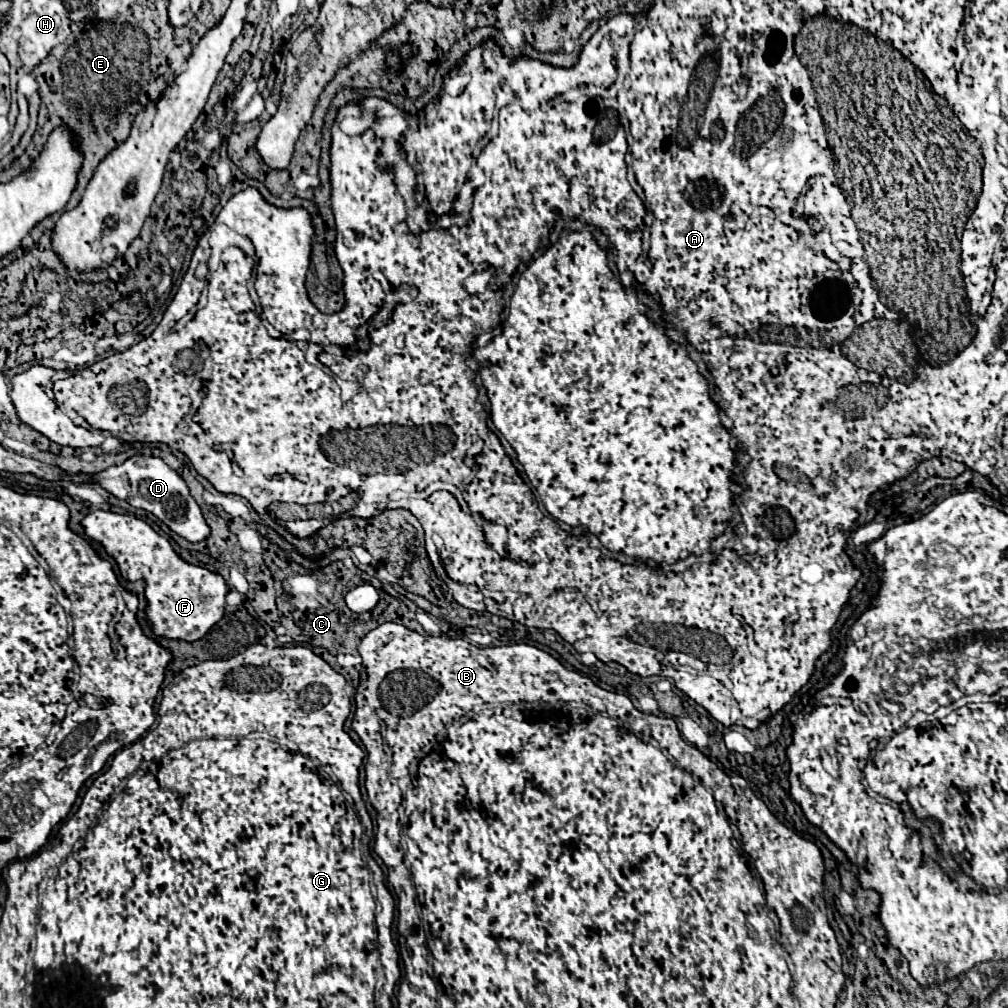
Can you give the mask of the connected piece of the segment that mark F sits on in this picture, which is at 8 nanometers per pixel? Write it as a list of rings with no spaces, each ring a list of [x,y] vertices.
[[[93,510],[81,520],[81,526],[93,542],[101,544],[103,550],[115,558],[125,580],[145,582],[145,618],[155,636],[195,642],[223,618],[225,596],[229,592],[223,576],[181,560],[173,552],[169,540],[159,536],[143,520],[135,518],[133,514]]]

